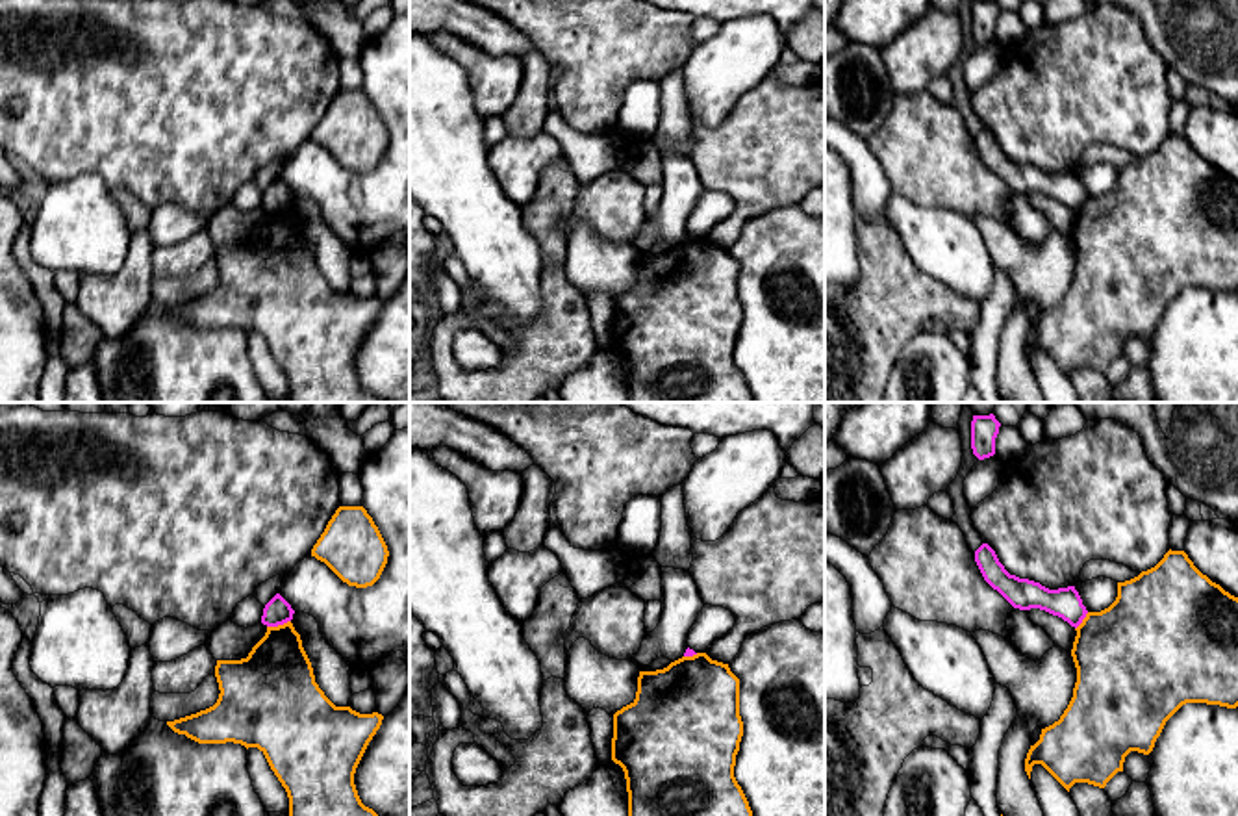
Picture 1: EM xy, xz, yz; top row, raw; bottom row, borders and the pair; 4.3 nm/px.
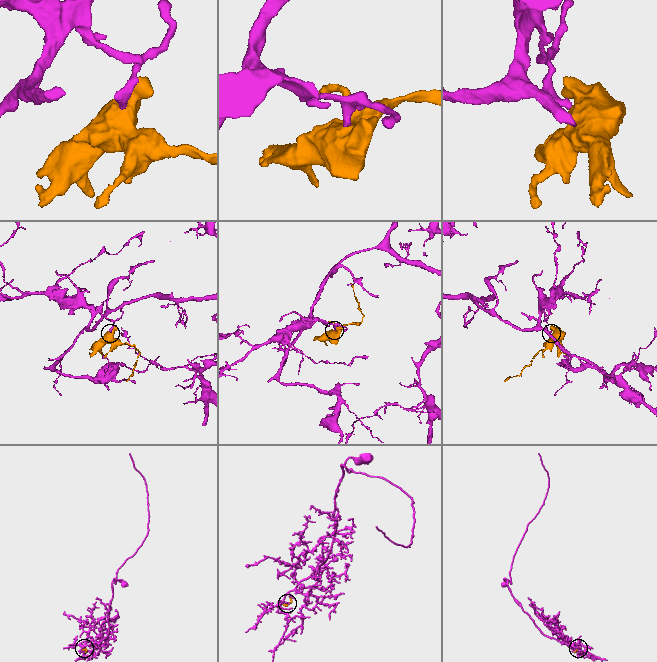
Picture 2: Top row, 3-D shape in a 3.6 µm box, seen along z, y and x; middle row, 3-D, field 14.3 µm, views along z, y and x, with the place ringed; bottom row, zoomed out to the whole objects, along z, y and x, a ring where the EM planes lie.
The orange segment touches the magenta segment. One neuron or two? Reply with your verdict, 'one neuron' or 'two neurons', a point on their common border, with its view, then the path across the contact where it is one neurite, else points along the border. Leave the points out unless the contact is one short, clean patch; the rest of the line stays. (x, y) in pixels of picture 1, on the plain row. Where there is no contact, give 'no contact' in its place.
two neurons; meets orange in xy at (278, 210); border along xy (290, 204), (267, 212)

